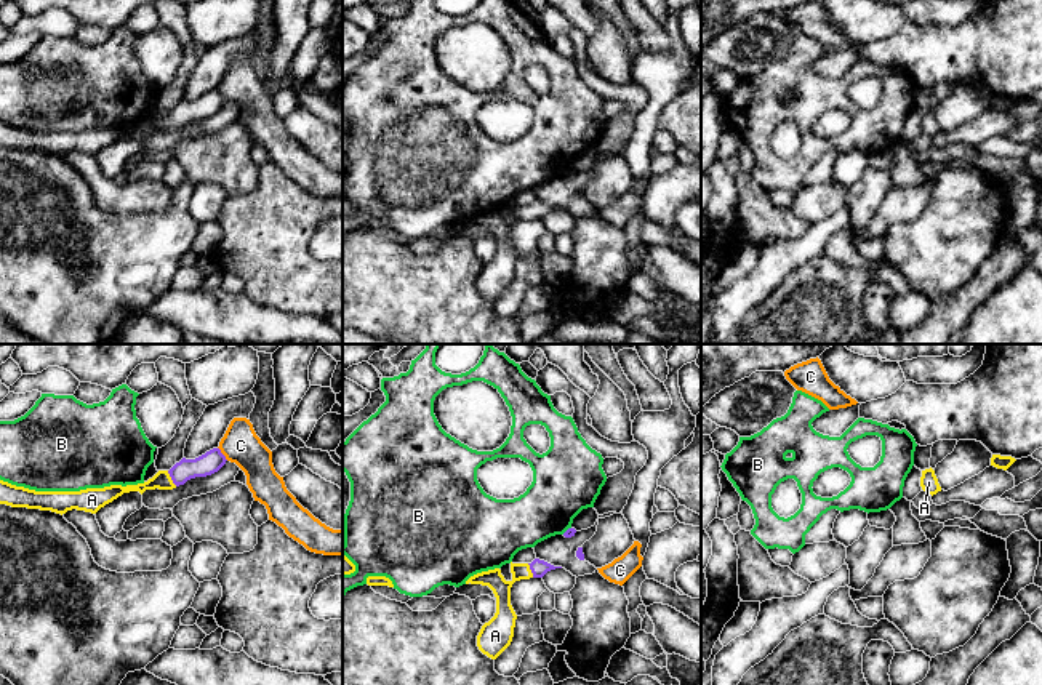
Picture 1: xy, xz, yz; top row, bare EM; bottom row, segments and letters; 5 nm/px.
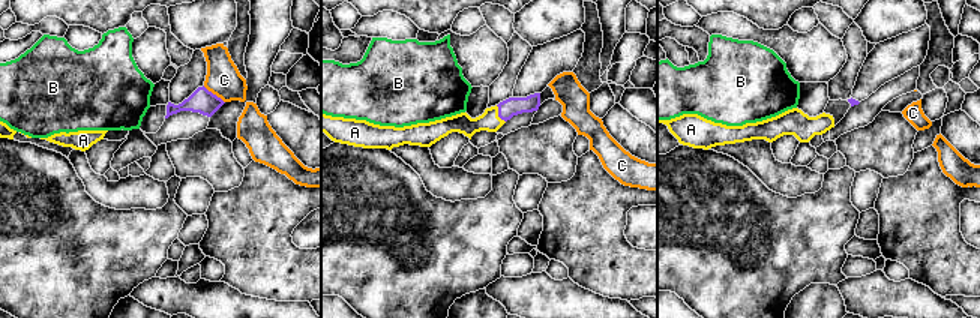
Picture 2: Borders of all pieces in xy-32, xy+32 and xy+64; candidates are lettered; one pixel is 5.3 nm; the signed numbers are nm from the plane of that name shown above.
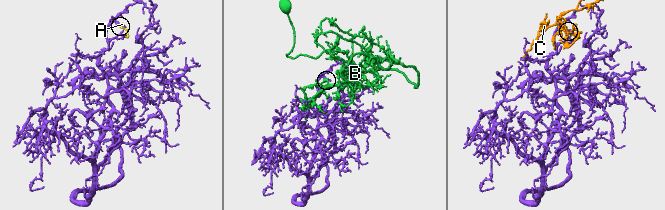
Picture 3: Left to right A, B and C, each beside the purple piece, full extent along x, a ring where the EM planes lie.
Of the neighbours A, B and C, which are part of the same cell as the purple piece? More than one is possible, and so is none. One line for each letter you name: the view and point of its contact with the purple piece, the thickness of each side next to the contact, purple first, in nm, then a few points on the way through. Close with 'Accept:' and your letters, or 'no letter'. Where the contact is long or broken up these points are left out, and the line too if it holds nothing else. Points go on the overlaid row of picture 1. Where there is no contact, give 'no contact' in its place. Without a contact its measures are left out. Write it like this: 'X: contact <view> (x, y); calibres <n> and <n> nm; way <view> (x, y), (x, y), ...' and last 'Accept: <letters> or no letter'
A: contact xy (172, 479); calibres 110 and 90 nm; way xy (212, 461), (184, 469), (172, 479), (162, 480)
Accept: A

